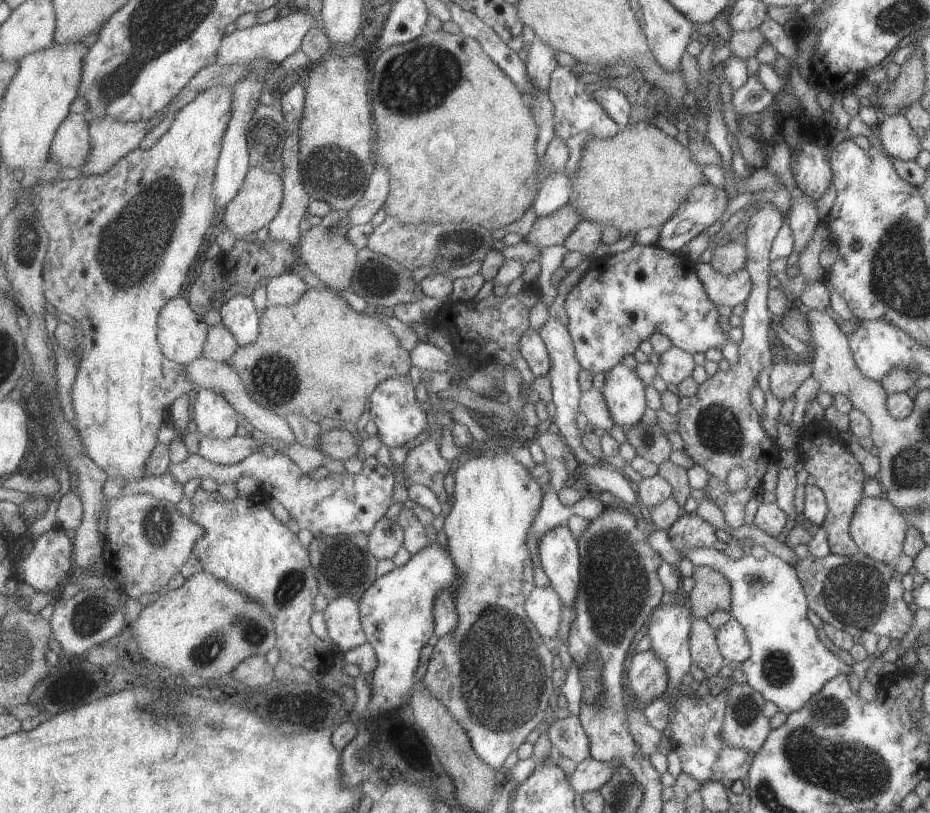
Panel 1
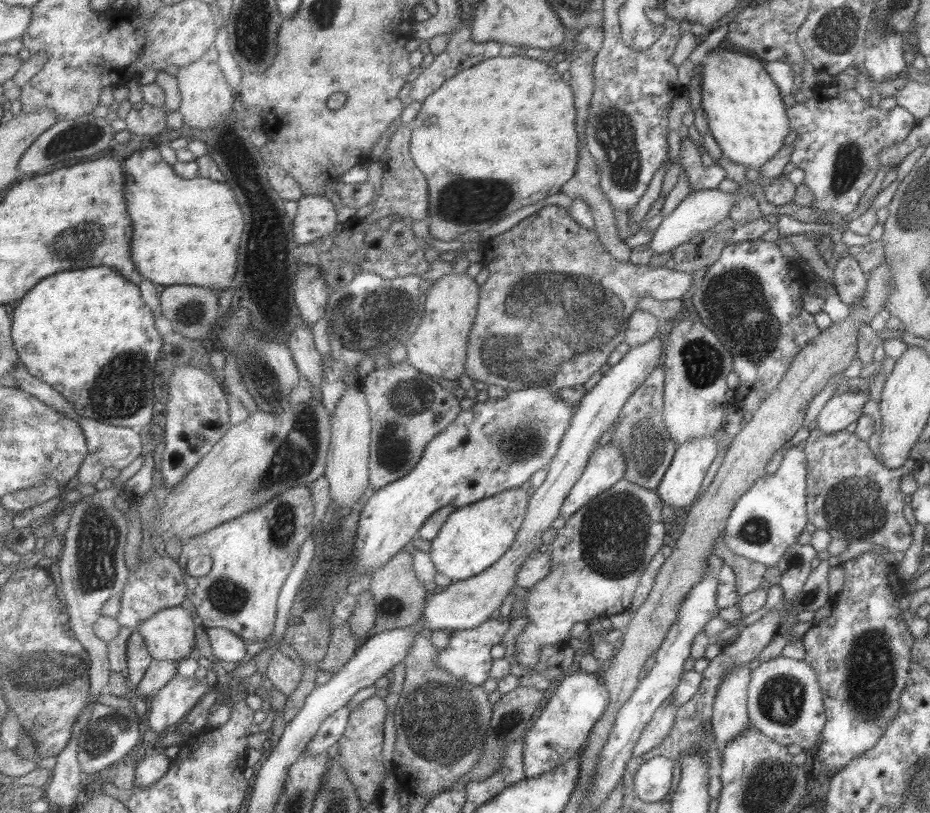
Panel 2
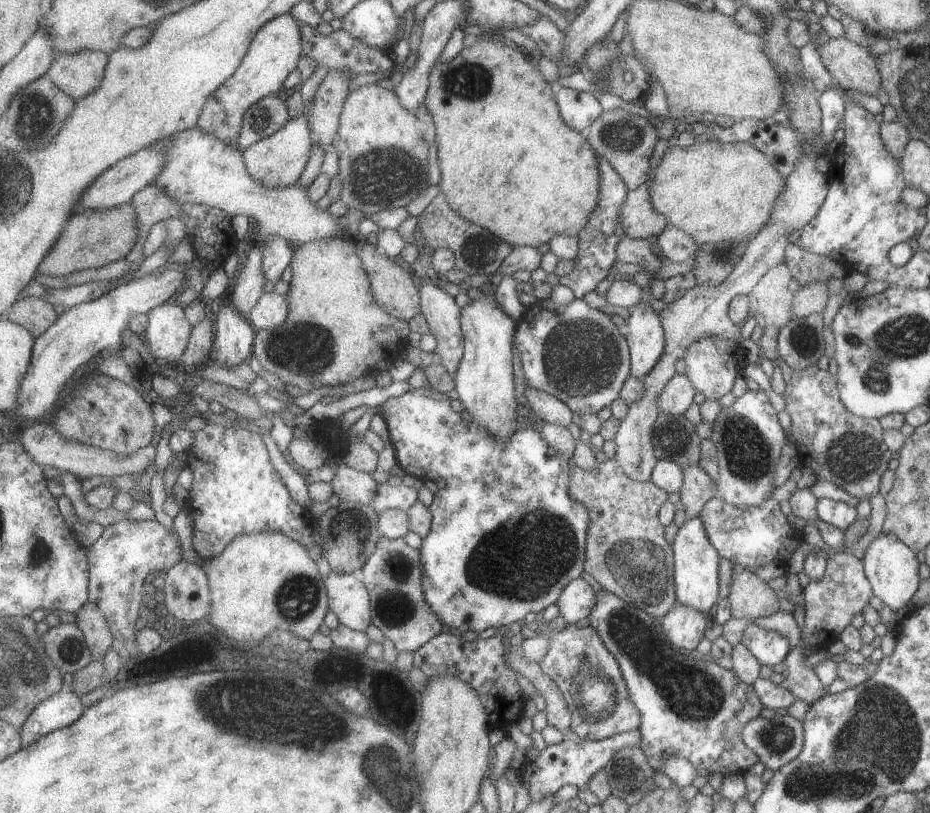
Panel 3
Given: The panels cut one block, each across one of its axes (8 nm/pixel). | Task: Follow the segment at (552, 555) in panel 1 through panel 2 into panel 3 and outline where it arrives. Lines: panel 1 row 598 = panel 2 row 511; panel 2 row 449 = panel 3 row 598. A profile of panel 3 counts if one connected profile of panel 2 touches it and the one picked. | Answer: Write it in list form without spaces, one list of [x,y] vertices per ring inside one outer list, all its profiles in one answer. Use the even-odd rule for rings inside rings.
[[[603,588],[595,592],[595,606],[591,608],[587,618],[587,624],[597,632],[599,640],[614,655],[615,662],[618,662],[619,670],[622,671],[630,699],[638,707],[641,714],[641,724],[638,726],[641,734],[640,749],[653,770],[659,771],[663,764],[663,756],[669,754],[687,760],[697,770],[719,772],[726,777],[745,774],[758,762],[755,752],[747,748],[739,736],[743,726],[749,720],[757,718],[763,707],[752,685],[741,682],[731,669],[724,669],[715,661],[673,648],[671,642],[664,639],[662,631],[653,625],[652,616],[630,603],[623,602],[623,599]],[[727,742],[734,745],[726,749]]]

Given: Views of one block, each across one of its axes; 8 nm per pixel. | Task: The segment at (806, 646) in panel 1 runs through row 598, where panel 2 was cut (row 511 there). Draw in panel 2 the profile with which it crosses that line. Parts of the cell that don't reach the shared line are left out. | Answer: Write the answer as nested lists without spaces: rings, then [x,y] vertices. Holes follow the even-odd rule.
[[[792,447],[785,450],[779,467],[770,475],[761,475],[736,501],[732,506],[726,525],[724,526],[723,536],[727,548],[732,550],[740,557],[753,562],[758,562],[767,567],[775,567],[782,554],[798,540],[799,534],[805,524],[806,515],[806,454],[803,449]]]

